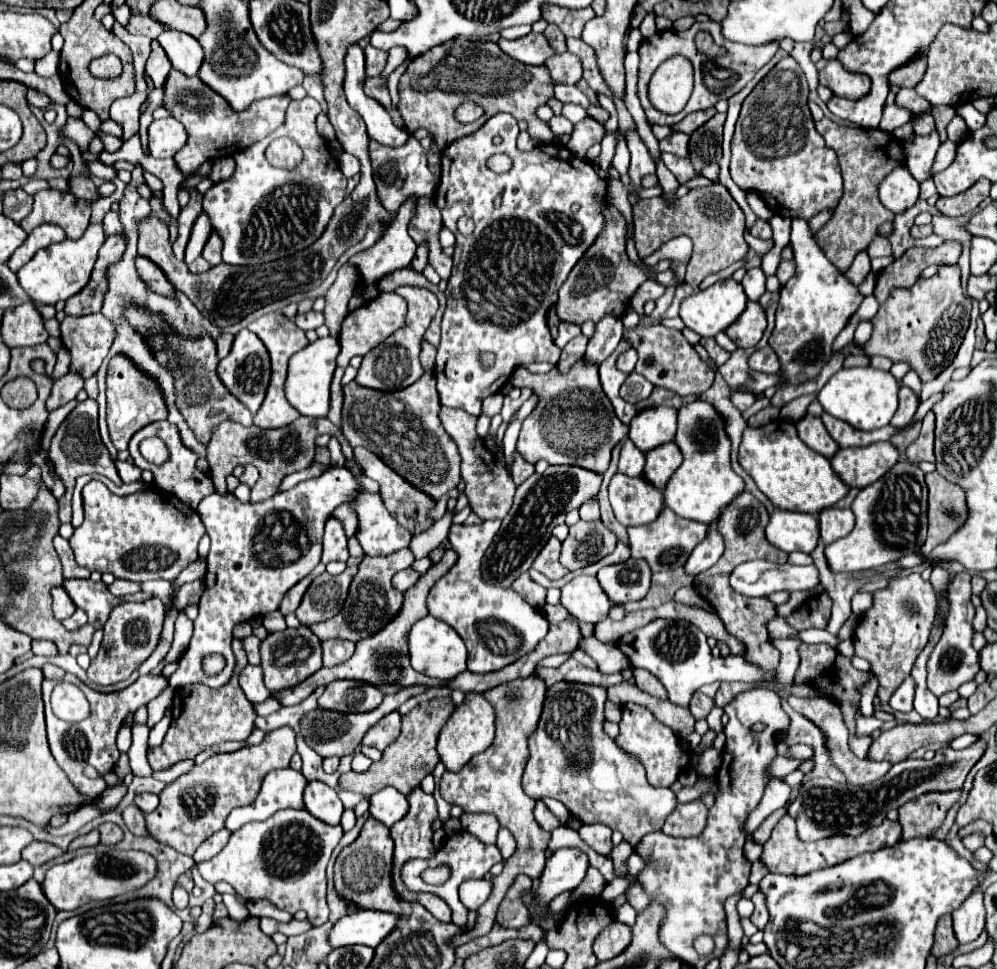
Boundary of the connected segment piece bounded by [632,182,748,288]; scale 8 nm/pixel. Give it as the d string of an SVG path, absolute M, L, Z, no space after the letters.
M714 182L708 188L694 188L684 198L678 198L674 206L666 206L666 202L662 202L660 196L650 200L640 200L632 206L632 212L636 224L634 240L640 258L652 254L670 238L682 234L690 236L694 248L692 248L692 258L688 262L688 284L692 288L698 288L708 274L720 272L730 264L742 260L748 252L748 244L744 240L744 230L746 230L744 214L722 184Z

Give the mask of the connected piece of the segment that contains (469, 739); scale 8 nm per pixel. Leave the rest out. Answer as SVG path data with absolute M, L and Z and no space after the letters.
M468 692L464 702L454 710L454 714L448 718L444 728L440 730L438 738L438 754L440 760L448 770L460 770L472 756L484 752L492 740L494 740L494 728L496 728L496 712L490 702L482 694Z

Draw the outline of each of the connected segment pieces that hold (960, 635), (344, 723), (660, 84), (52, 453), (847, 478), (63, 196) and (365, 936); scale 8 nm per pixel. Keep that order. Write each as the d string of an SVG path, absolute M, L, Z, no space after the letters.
M960 572L954 576L950 588L948 588L948 600L950 600L950 614L942 632L940 642L934 646L928 664L926 664L926 672L928 672L928 690L934 696L940 696L944 692L950 690L958 690L962 684L974 680L974 676L978 674L980 666L978 666L978 652L972 648L972 618L974 618L974 606L970 602L970 574L968 572Z
M408 686L408 688L402 688L402 690L398 690L396 694L386 696L378 708L374 708L374 710L370 710L370 712L362 712L362 714L360 714L360 712L358 712L358 714L344 714L344 712L334 712L334 710L324 710L324 708L310 710L310 712L306 712L306 714L302 716L302 720L300 720L300 728L302 728L304 742L306 742L314 752L318 752L322 758L328 758L328 756L338 756L338 758L348 756L348 754L352 754L352 752L360 746L364 734L366 734L380 718L384 718L386 714L398 710L408 698L418 696L418 694L426 692L426 690L430 690L430 686Z
M670 58L670 62L663 62L648 85L653 106L664 114L682 112L692 94L692 74L686 58Z
M84 400L80 402L68 416L66 420L60 424L56 436L52 438L52 444L48 448L48 458L54 466L54 472L56 476L62 480L66 492L62 498L58 498L58 518L62 524L70 522L70 516L72 516L72 508L70 508L70 500L72 500L72 490L74 490L74 482L78 476L82 474L102 474L106 478L110 478L114 484L122 484L118 472L116 472L116 466L114 466L114 460L110 458L106 446L102 444L100 440L100 434L98 434L98 404L94 400Z
M878 442L866 448L842 448L830 462L846 486L866 488L898 462L898 452L890 442Z
M42 190L34 194L34 208L20 226L30 234L36 226L48 222L60 226L68 238L78 240L90 224L90 206L90 202L78 200L70 192Z
M358 910L342 916L330 930L328 934L328 944L332 948L340 946L378 946L390 930L398 926L398 916L386 914L386 912L376 912L376 910Z

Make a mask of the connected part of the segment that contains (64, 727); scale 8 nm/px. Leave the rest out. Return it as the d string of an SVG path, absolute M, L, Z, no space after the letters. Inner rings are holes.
M66 674L66 676L70 676L72 684L80 686L80 690L86 694L86 698L90 702L90 716L86 720L80 720L80 722L64 722L64 720L56 718L54 712L52 712L52 708L50 708L50 694L52 694L52 688L54 688L54 680L44 680L42 694L44 694L44 706L46 706L48 744L50 744L50 750L52 750L54 760L68 774L70 782L78 788L78 792L84 794L84 796L88 796L90 800L96 800L108 788L108 784L102 780L102 776L106 772L110 772L114 768L114 764L118 762L116 734L118 734L118 730L120 730L120 726L124 722L124 716L128 712L138 710L142 704L148 704L148 700L156 698L162 692L162 688L168 686L168 680L164 676L140 676L134 684L130 684L128 688L124 688L120 692L102 694L102 692L96 692L96 690L88 688L74 674ZM88 766L92 766L100 776L88 778L84 774L84 770Z

